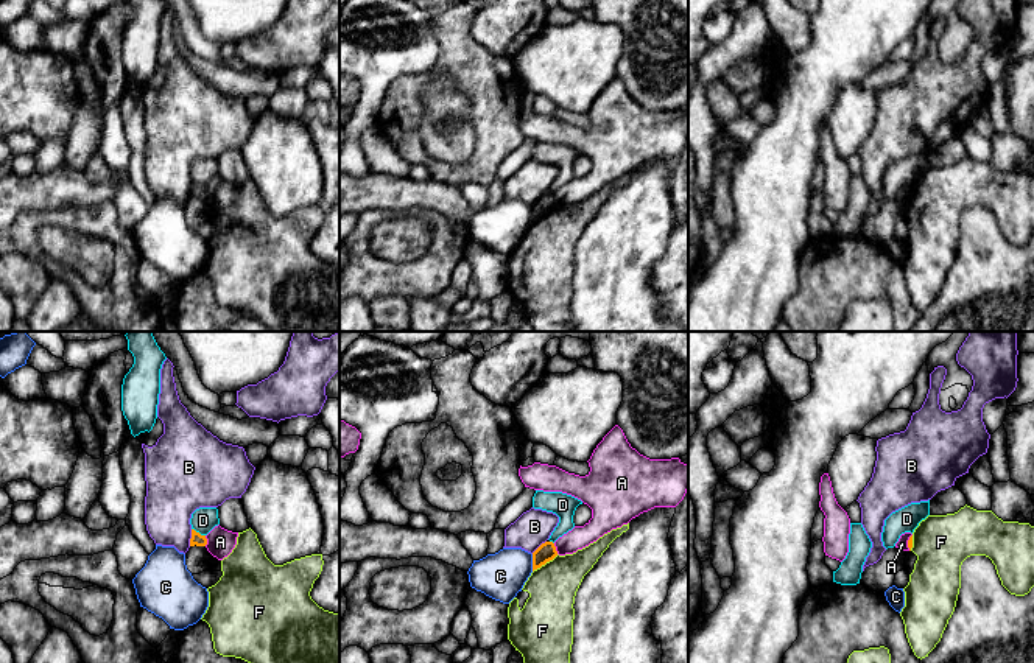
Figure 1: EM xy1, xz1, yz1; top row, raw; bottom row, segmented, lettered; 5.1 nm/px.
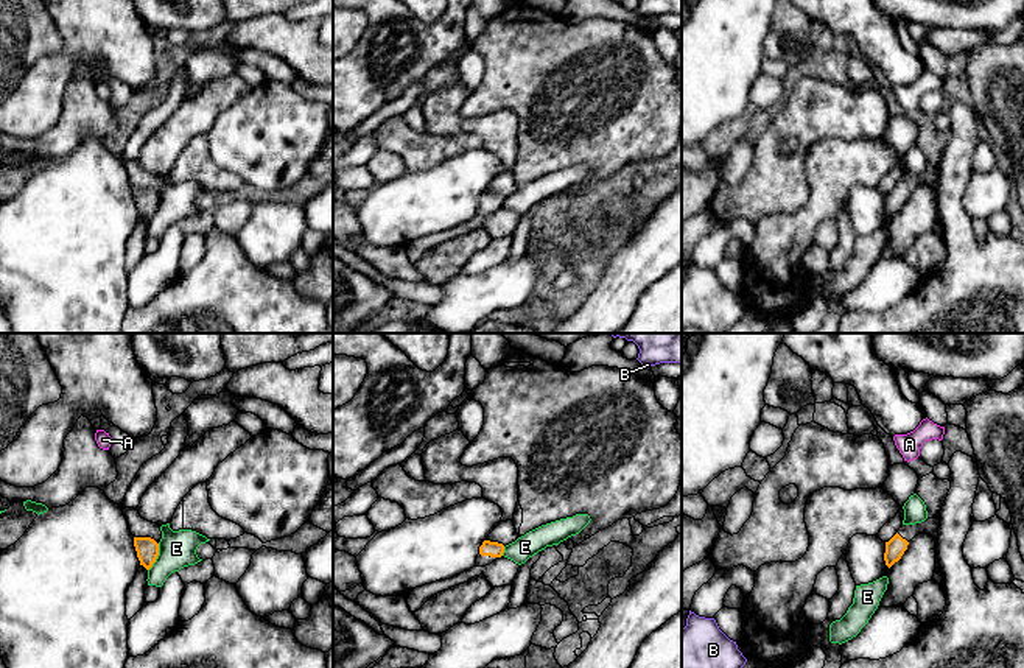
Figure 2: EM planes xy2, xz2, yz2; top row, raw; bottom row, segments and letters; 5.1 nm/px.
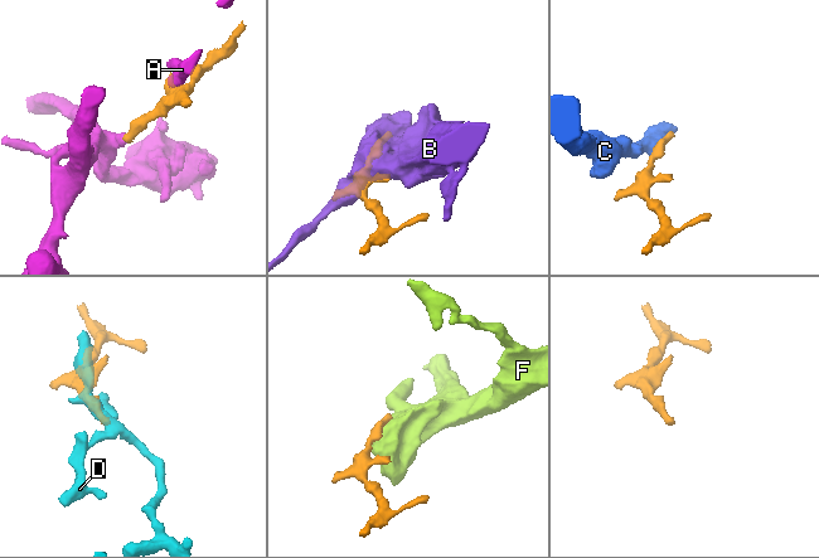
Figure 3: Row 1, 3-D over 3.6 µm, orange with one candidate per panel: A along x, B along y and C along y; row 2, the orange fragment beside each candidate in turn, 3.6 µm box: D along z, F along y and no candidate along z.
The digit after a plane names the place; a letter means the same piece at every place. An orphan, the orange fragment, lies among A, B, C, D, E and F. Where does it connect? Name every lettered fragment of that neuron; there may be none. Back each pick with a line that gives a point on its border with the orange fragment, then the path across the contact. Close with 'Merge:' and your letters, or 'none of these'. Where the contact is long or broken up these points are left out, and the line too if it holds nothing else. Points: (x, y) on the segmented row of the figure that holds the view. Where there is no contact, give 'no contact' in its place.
Merge: none of these

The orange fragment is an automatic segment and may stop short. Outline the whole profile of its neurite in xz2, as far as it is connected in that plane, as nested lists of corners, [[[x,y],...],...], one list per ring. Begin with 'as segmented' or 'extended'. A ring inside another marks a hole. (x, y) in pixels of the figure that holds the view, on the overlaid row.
extended; [[[484,540],[479,547],[479,554],[476,557],[476,567],[490,565],[493,561],[501,557],[504,553],[504,545],[498,542]]]

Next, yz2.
extended; [[[940,517],[926,519],[921,523],[915,525],[901,525],[898,533],[885,542],[885,553],[884,561],[885,565],[890,568],[895,562],[901,559],[904,551],[907,550],[909,542],[918,534],[931,534],[935,540],[935,570],[942,573],[940,562],[937,559],[937,542],[938,542],[938,528],[940,528]]]

